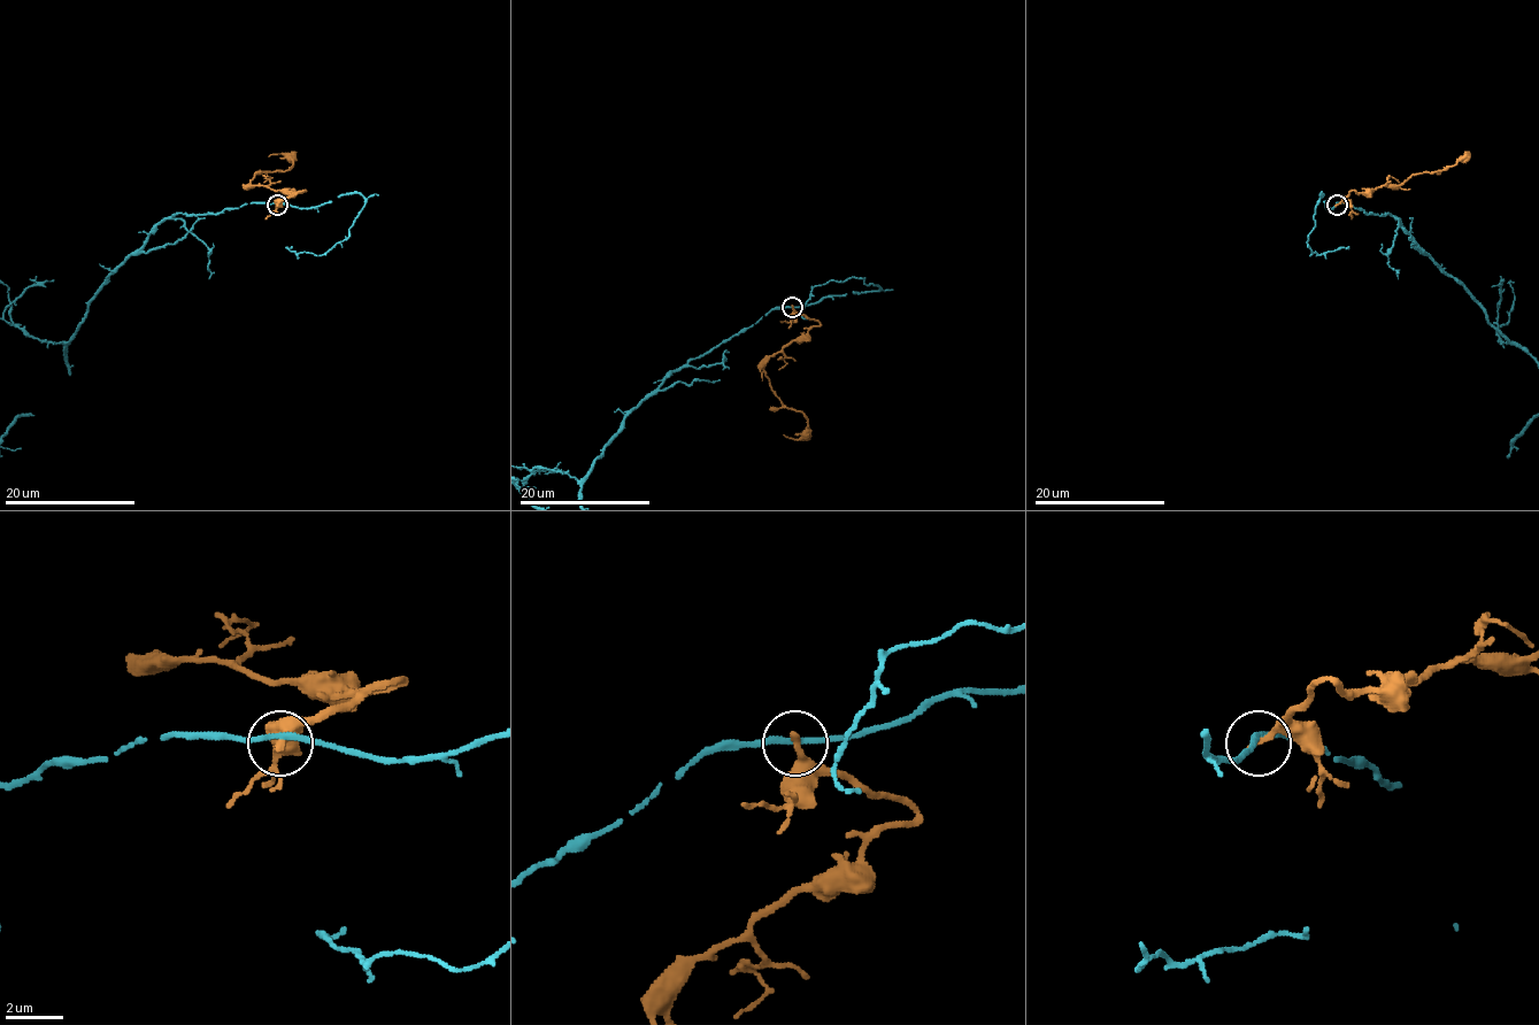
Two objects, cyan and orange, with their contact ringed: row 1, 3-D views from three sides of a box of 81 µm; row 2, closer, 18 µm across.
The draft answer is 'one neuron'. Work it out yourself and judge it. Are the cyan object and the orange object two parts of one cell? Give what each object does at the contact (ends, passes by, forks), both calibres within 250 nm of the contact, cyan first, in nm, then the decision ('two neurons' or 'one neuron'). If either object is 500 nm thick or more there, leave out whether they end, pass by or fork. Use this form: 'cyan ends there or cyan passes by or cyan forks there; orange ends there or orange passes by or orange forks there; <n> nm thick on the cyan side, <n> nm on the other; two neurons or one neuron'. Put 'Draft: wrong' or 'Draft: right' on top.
Draft: wrong
cyan passes by; orange ends there; 200 nm thick on the cyan side, 300 nm on the other; two neurons

